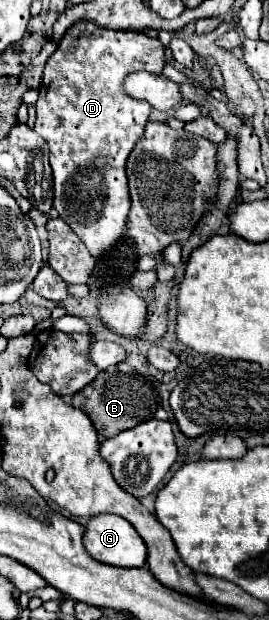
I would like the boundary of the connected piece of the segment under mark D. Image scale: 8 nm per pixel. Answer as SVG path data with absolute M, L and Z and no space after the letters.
M78 21L72 25L44 67L40 99L36 103L34 131L50 147L50 167L54 171L54 209L58 211L60 219L64 219L80 237L80 241L96 259L96 265L102 265L102 261L110 257L108 249L114 249L114 245L118 245L116 241L126 233L124 225L130 209L130 195L124 167L134 143L142 137L150 115L150 105L130 99L122 89L122 81L128 73L138 69L162 71L162 67L164 45L160 39L152 39L146 37L146 33L136 31L104 29L90 21Z

